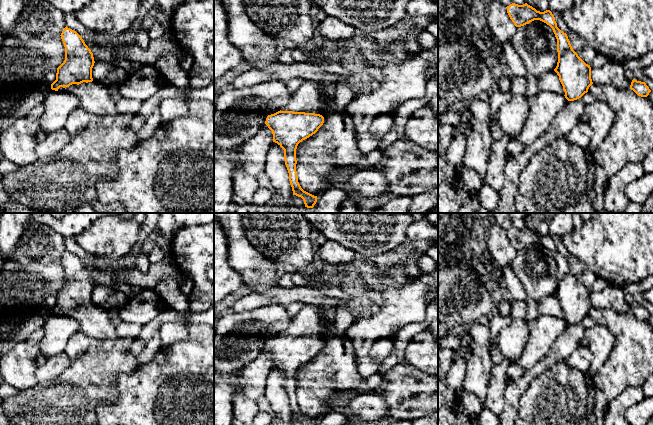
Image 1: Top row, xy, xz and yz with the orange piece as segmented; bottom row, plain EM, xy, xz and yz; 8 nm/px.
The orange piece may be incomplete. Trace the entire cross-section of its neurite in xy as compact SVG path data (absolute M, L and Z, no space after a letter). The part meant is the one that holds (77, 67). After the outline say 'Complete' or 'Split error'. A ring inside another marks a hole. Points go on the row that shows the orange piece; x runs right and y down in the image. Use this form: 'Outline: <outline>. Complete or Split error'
Outline: M67 26L60 36L65 47L65 60L57 68L56 80L51 84L51 89L76 95L81 108L98 117L119 114L109 87L92 78L95 61L82 37Z. Split error

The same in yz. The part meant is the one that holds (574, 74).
Outline: M527 3L510 4L507 13L516 27L521 27L534 20L549 25L557 39L558 62L553 71L537 78L542 91L564 95L568 101L581 98L593 84L591 67L573 50L568 36L557 27L555 17L550 10L537 11Z. Split error

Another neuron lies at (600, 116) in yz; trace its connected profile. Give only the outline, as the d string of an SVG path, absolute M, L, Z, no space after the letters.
M595 101L585 107L584 116L592 129L592 137L585 149L586 159L594 156L599 145L610 133L615 122L615 111L605 102Z

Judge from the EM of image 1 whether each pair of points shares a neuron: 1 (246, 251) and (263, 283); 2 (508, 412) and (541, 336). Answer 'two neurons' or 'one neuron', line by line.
1: one neuron
2: two neurons

